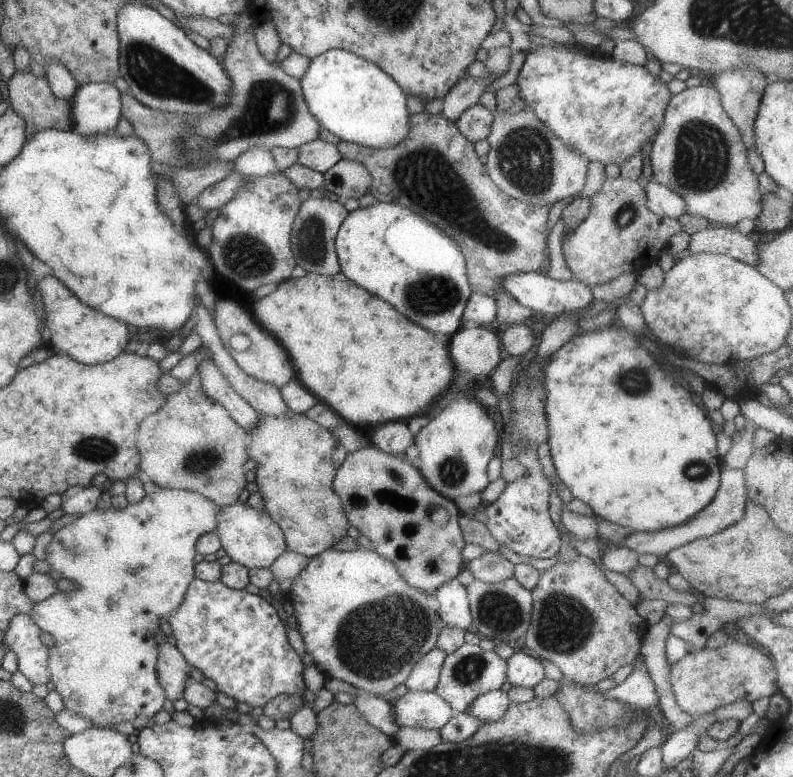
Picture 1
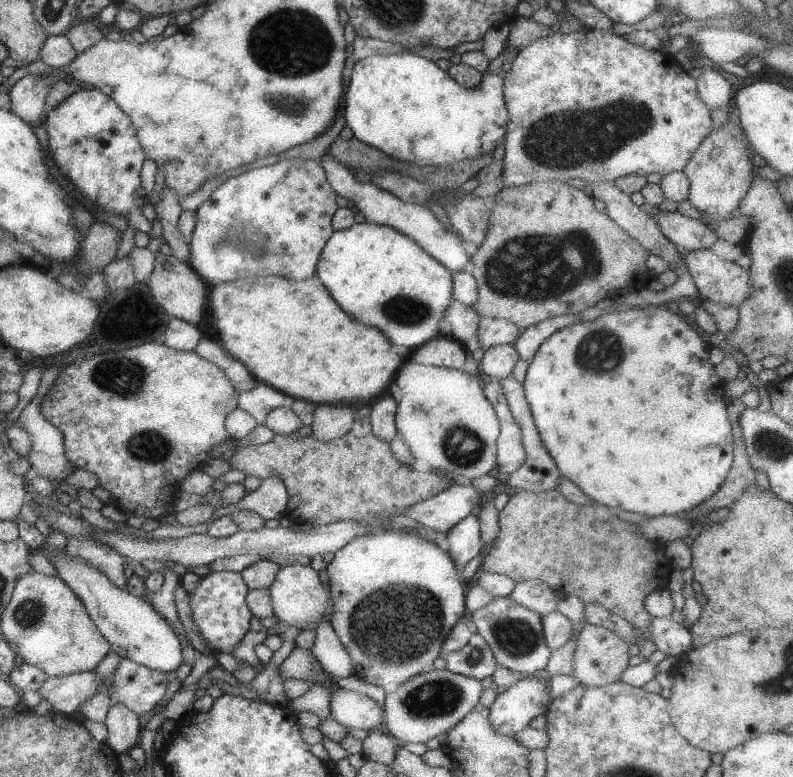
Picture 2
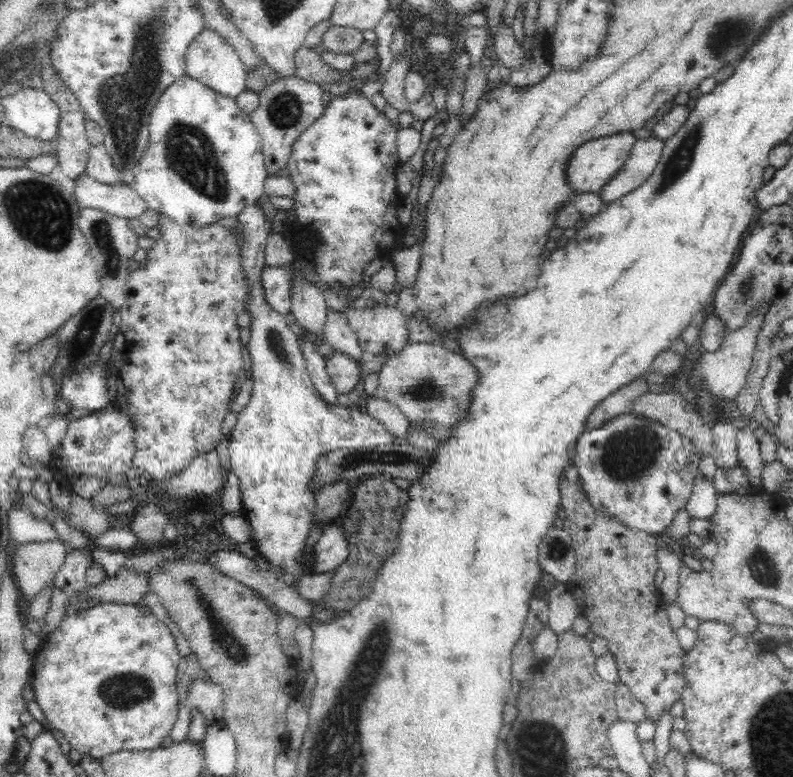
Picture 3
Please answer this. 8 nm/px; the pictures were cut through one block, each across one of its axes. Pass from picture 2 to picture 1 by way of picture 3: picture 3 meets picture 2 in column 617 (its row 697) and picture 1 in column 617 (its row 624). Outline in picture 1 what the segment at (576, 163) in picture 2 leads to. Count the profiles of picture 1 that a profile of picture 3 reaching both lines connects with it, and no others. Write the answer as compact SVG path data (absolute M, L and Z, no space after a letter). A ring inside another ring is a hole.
M569 44L553 46L553 48L541 45L532 45L525 61L523 62L523 66L519 68L519 74L517 74L515 84L517 84L517 88L519 88L519 97L523 103L523 107L531 110L531 112L533 112L533 114L535 114L535 116L537 116L537 118L539 118L539 120L541 120L541 122L543 122L543 124L545 124L551 132L555 134L555 136L561 138L567 146L571 146L571 150L573 150L575 154L583 156L583 158L585 158L588 162L600 162L602 165L614 162L619 167L621 167L621 164L623 164L627 158L630 158L633 154L640 152L641 146L643 146L646 142L652 143L655 139L656 133L658 132L659 126L661 126L661 122L663 122L663 112L665 112L667 102L672 97L672 95L667 92L665 84L660 82L660 78L658 76L653 76L653 74L649 74L649 72L645 70L644 66L623 64L614 60L611 56L602 56L596 50L588 50L579 45L577 45L577 49L574 49L572 45Z

